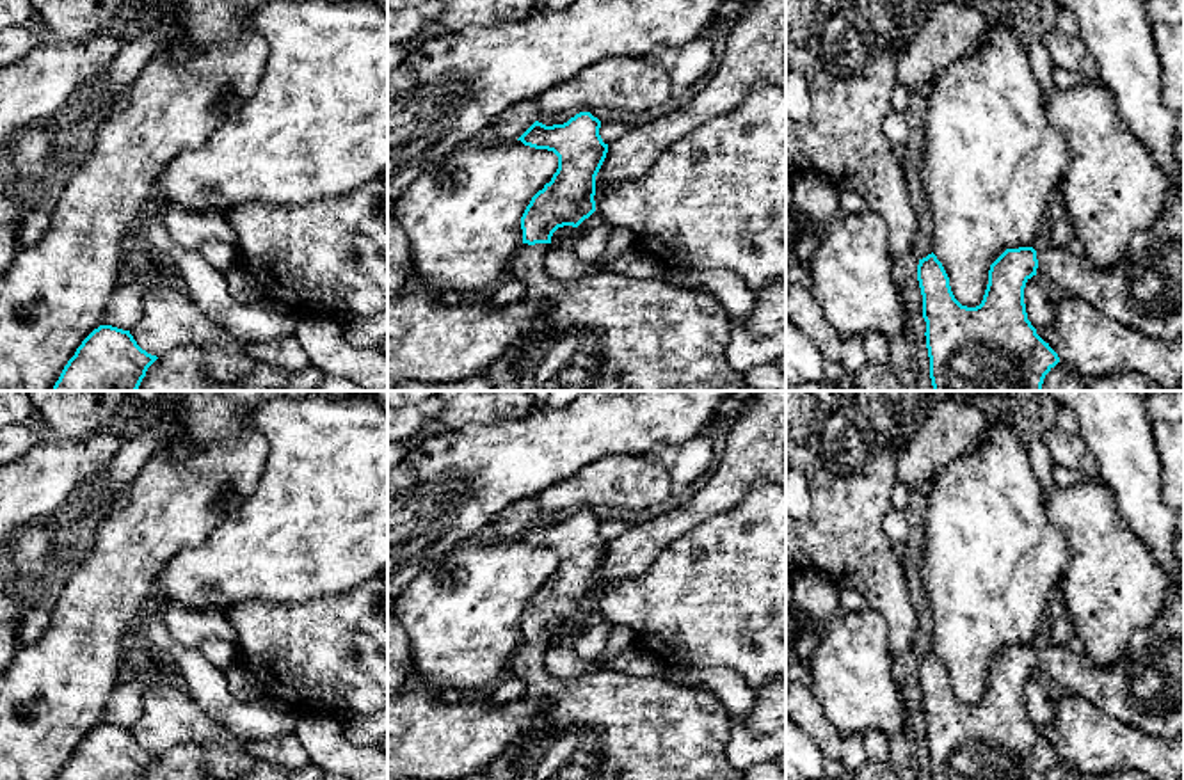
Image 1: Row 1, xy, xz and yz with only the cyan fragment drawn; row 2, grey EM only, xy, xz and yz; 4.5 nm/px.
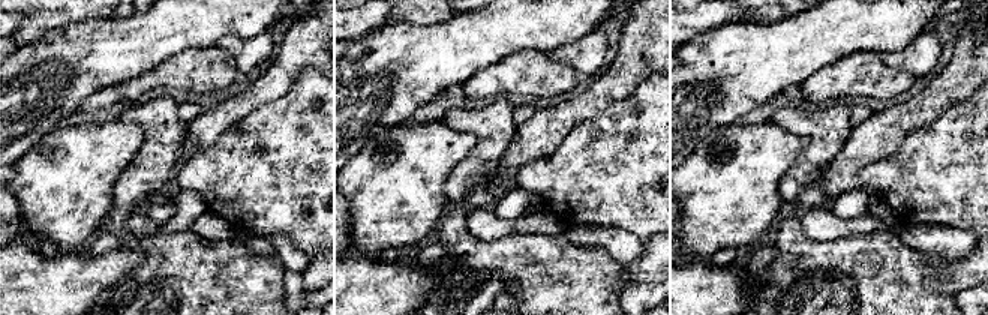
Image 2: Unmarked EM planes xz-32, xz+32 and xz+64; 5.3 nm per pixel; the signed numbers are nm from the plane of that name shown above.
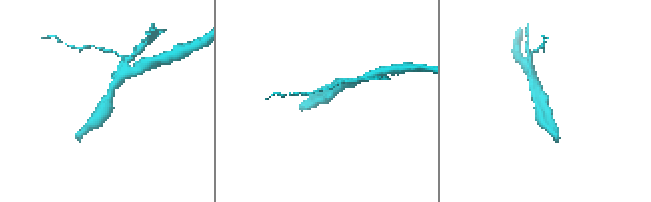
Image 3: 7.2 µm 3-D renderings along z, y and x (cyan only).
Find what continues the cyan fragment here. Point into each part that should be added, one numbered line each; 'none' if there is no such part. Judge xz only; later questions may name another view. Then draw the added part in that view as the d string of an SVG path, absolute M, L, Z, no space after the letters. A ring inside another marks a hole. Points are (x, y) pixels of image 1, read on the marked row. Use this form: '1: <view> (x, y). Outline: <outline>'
1: xz (605, 331). Outline: M523 243L508 263L512 277L526 284L526 298L546 300L549 307L485 371L492 391L740 391L745 386L725 357L732 318L711 293L672 286L663 277L612 272L556 281L544 272L551 245Z

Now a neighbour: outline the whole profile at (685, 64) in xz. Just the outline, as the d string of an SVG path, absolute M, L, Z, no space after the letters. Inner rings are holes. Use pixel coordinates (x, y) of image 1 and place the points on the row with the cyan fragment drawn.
M699 36L683 46L656 46L651 59L660 64L670 76L674 85L688 87L702 78L715 52L706 36Z

